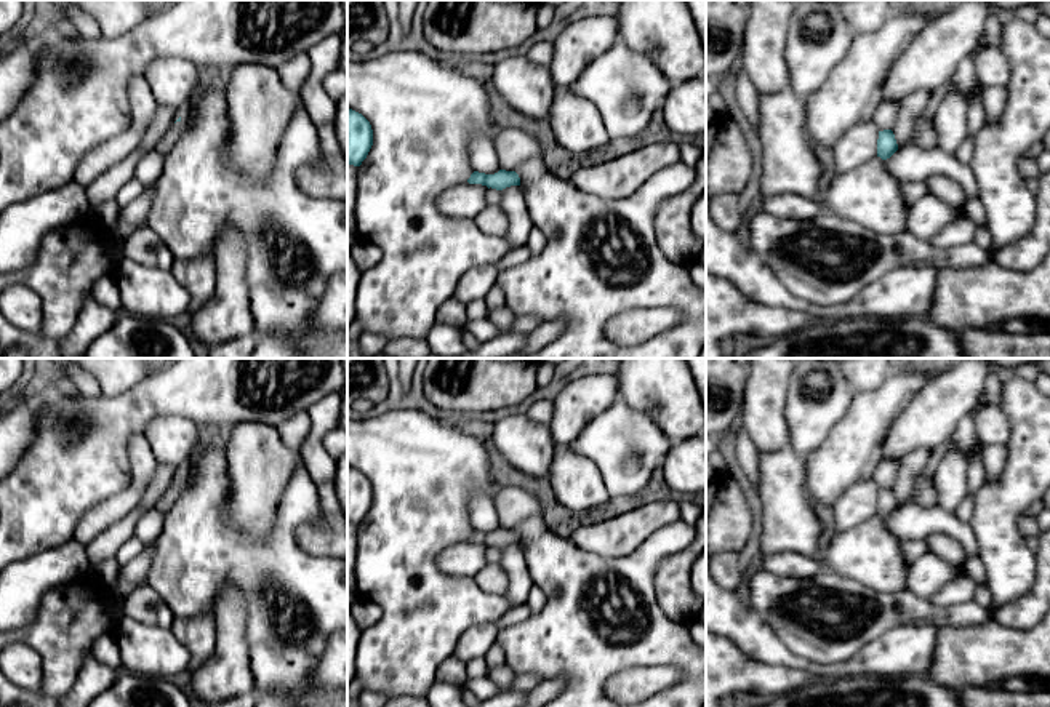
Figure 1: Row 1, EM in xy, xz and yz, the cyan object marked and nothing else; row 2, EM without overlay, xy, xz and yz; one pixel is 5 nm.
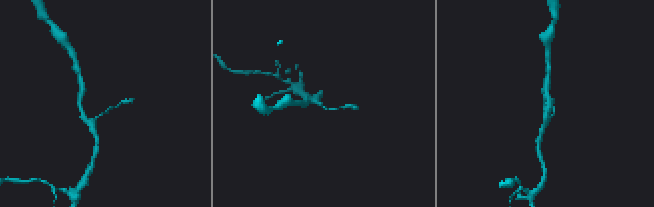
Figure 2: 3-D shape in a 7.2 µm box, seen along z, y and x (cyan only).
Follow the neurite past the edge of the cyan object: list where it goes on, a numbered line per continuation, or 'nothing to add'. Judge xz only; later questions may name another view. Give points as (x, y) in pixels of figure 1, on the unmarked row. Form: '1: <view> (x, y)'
nothing to add

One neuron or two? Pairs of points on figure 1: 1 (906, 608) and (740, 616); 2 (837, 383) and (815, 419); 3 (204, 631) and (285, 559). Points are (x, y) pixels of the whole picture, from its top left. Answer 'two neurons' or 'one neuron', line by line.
1: two neurons
2: one neuron
3: two neurons

